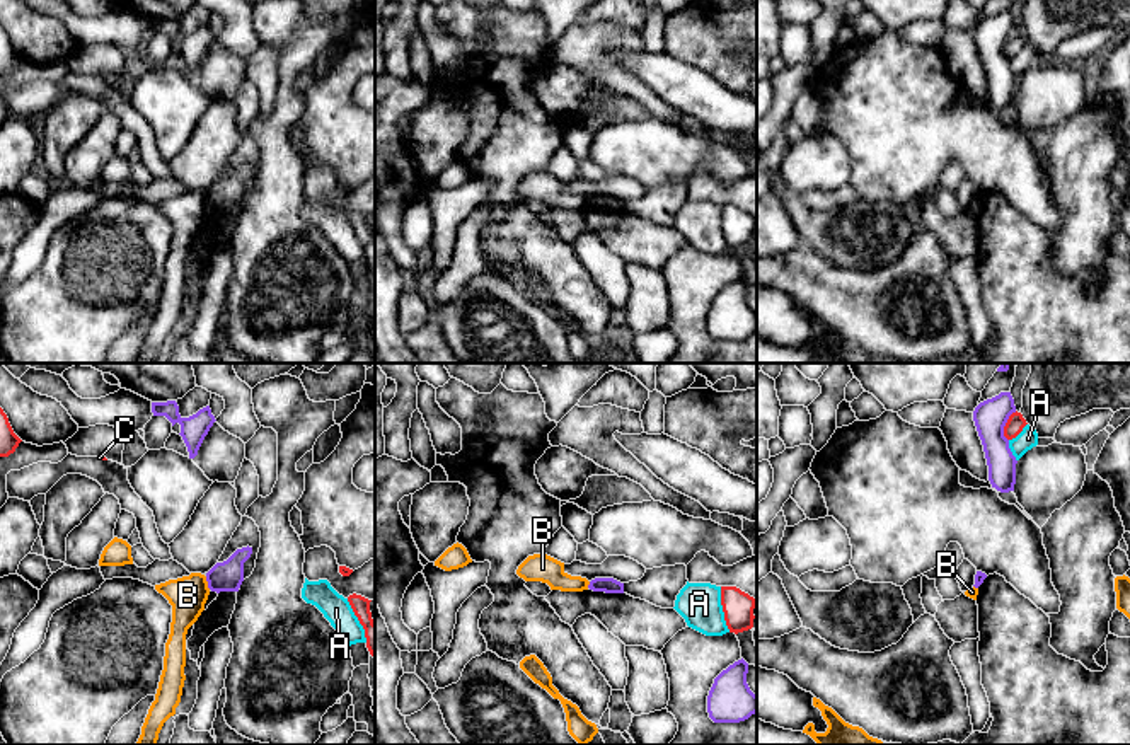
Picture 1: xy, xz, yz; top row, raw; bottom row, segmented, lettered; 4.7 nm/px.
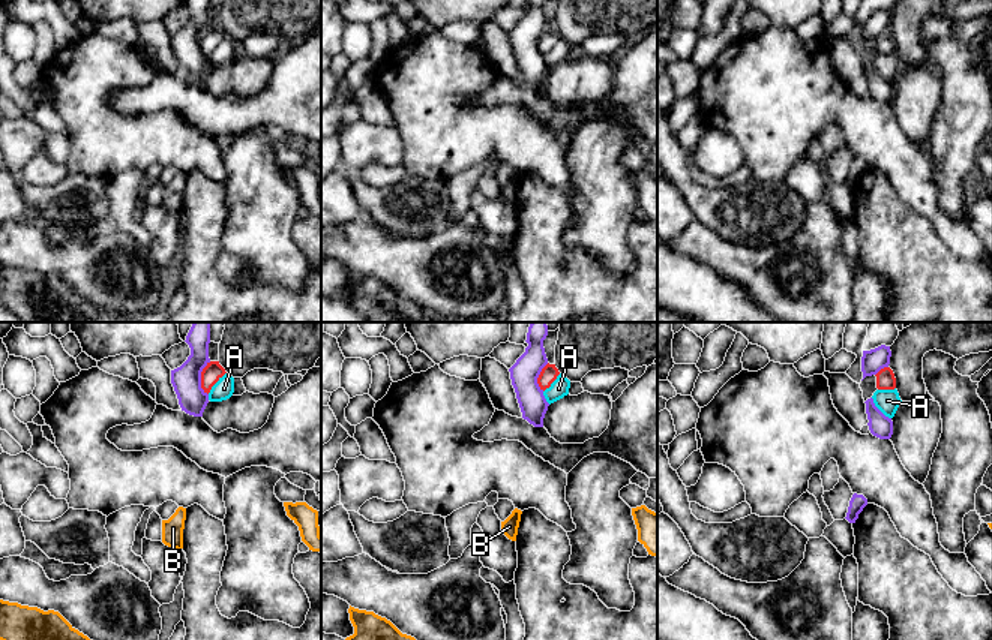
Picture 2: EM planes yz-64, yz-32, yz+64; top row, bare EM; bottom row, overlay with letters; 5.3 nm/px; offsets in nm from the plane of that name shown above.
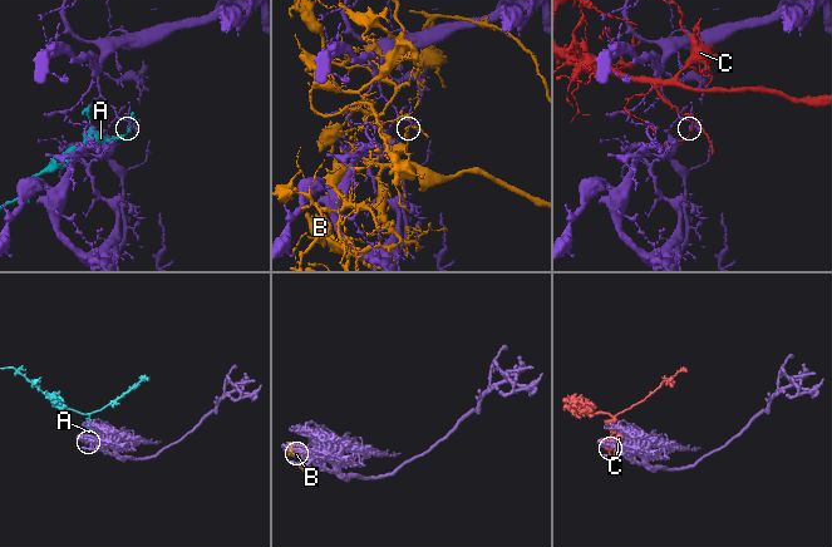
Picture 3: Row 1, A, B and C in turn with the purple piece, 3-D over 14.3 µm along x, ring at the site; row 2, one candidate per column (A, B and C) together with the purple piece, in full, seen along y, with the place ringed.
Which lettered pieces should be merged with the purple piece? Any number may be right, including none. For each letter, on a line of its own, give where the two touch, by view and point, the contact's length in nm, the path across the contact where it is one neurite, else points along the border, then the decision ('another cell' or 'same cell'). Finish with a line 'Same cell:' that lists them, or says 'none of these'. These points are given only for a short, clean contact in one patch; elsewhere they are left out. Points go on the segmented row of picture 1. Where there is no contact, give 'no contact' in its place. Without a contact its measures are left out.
A: contact yz (1009, 450); length 110 nm; border yz (1008, 440), (1008, 447), (1016, 461); another cell
B: contact xy (208, 583); length 70 nm; another cell
C: contact yz (1004, 425); length 150 nm; another cell
Same cell: none of these

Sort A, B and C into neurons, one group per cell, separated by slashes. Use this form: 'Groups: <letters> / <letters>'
Groups: A / B / C

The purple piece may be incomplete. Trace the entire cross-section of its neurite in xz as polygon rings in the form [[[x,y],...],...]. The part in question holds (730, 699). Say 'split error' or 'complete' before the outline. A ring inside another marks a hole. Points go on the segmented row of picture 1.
complete; [[[741,658],[723,670],[707,696],[707,713],[714,723],[740,723],[757,713],[757,696],[747,684],[748,663]]]

